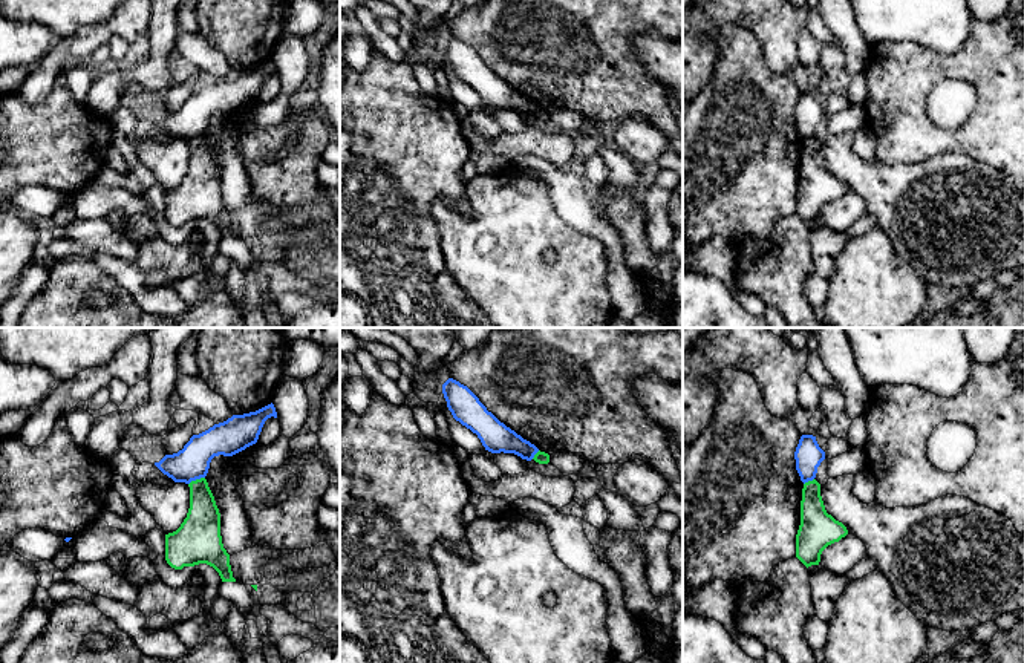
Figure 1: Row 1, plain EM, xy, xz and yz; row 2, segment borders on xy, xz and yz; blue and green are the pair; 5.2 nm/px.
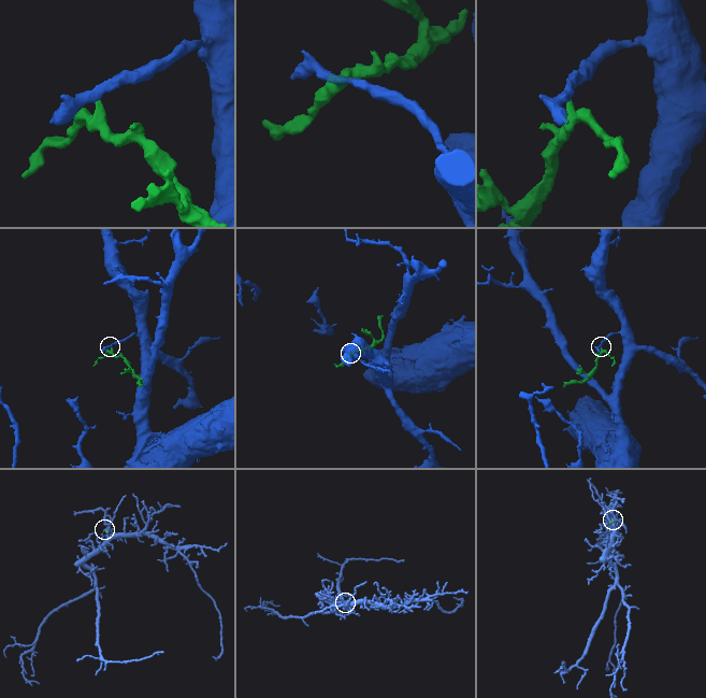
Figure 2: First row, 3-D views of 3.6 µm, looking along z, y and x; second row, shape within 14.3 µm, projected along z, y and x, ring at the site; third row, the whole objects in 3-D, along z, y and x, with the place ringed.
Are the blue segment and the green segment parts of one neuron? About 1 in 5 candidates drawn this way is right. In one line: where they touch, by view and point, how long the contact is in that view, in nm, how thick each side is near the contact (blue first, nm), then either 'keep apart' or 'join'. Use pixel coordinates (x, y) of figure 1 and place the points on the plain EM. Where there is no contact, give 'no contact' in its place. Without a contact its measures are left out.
xy (196, 135) | 100 nm | 180/190 nm | keep apart

